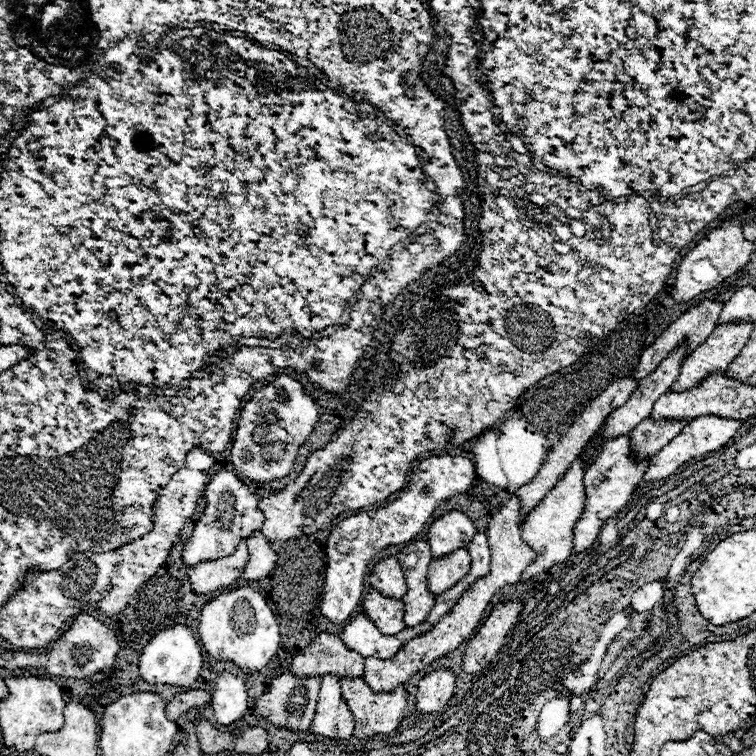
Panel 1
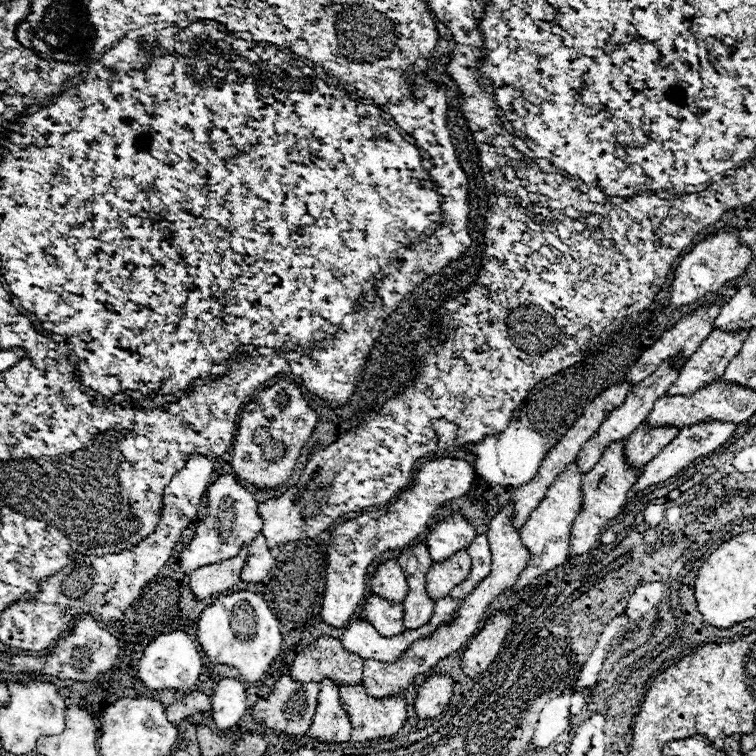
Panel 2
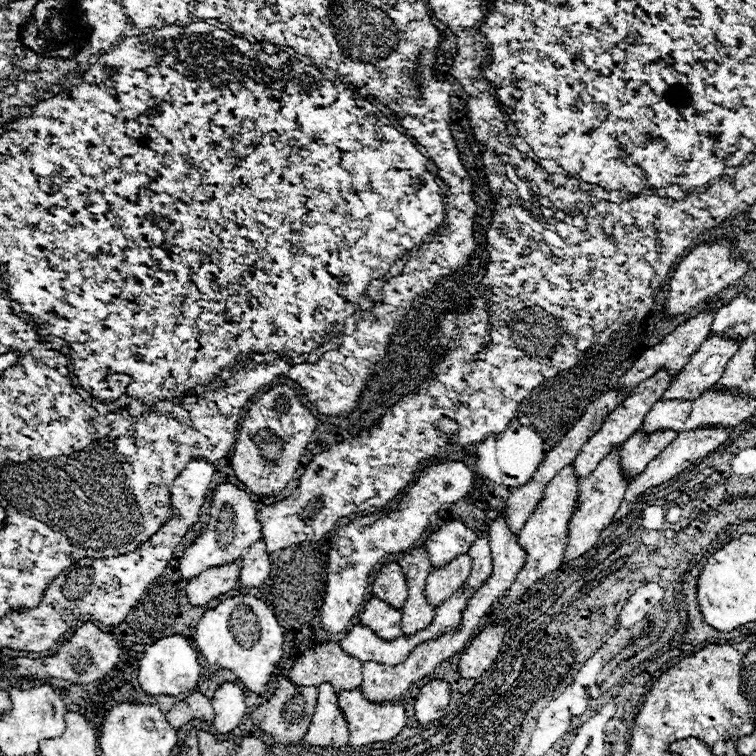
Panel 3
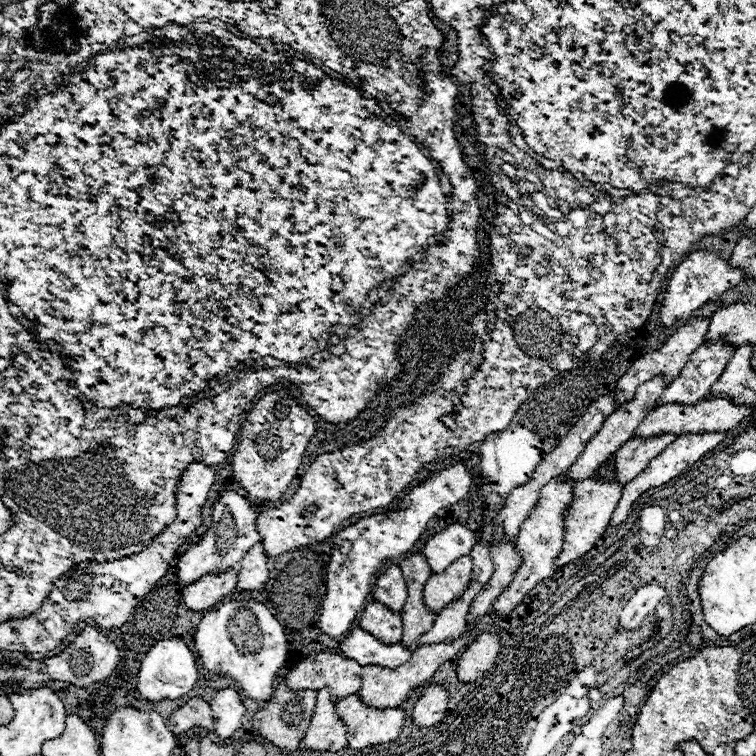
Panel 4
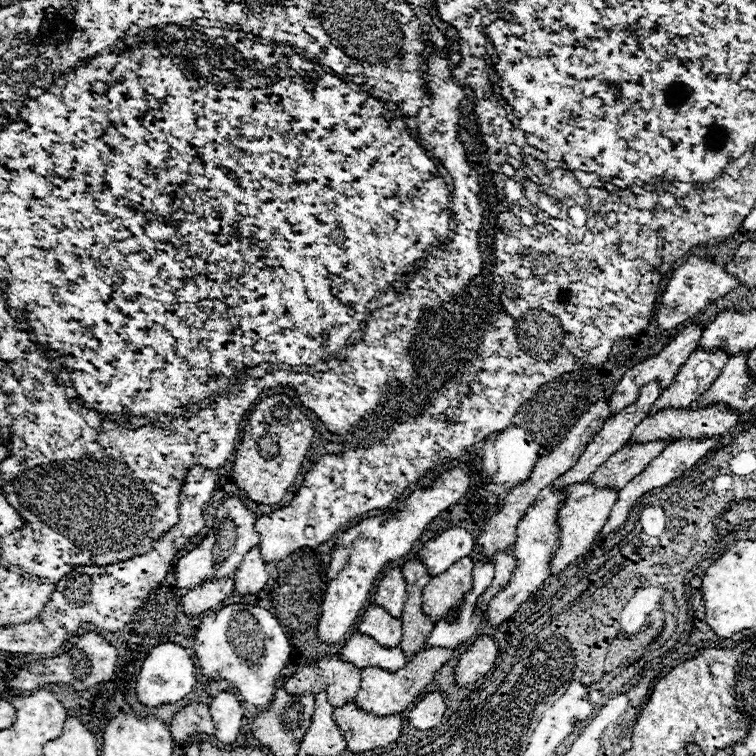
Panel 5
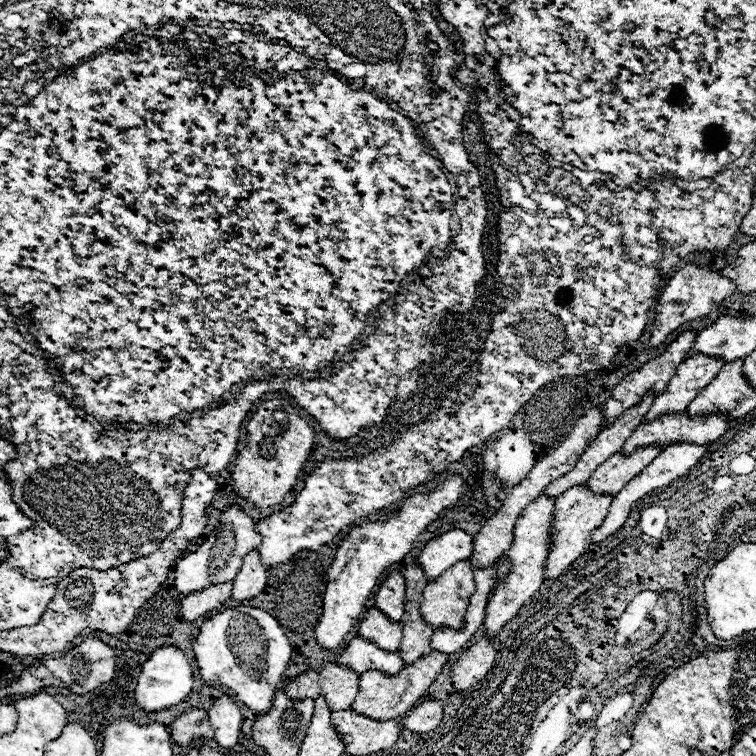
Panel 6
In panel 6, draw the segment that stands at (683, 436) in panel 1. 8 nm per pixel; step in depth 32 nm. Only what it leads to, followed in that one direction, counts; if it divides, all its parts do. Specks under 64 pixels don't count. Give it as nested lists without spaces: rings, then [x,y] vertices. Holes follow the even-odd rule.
[[[672,444],[670,448],[664,448],[664,450],[660,452],[660,456],[656,456],[638,476],[634,476],[634,480],[630,480],[630,482],[616,494],[614,504],[610,506],[610,510],[608,510],[608,514],[606,514],[606,520],[602,522],[602,526],[600,526],[598,530],[594,530],[592,542],[602,542],[602,540],[606,540],[610,534],[614,534],[616,530],[620,530],[620,528],[624,526],[624,522],[626,522],[630,510],[632,510],[632,504],[634,504],[638,498],[642,498],[644,494],[648,494],[648,492],[652,492],[652,490],[656,490],[656,488],[664,488],[664,486],[668,486],[672,480],[684,476],[694,464],[698,464],[698,460],[706,454],[708,446],[710,446],[710,444],[700,444],[700,446],[698,446],[698,444]]]

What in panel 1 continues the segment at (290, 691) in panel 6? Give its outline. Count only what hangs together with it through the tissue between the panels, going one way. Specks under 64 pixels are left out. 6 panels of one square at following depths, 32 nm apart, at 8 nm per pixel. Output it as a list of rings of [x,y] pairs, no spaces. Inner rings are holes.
[[[320,632],[294,660],[290,670],[296,676],[324,676],[328,672],[344,678],[344,676],[362,676],[364,658],[348,650],[338,634]]]

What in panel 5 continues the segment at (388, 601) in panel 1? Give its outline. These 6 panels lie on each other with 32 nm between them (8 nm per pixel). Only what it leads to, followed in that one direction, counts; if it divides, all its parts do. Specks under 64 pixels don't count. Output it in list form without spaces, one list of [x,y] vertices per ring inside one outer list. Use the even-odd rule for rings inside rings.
[[[378,604],[366,606],[358,628],[386,648],[398,646],[402,638],[402,620],[390,616],[384,608],[378,608]]]

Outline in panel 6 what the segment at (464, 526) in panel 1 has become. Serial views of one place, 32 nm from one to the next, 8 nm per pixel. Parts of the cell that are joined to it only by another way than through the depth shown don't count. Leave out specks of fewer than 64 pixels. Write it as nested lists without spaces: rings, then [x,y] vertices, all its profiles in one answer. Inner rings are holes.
[[[454,528],[426,542],[416,560],[424,568],[426,578],[434,580],[450,566],[454,566],[458,560],[464,560],[470,554],[472,554],[472,536],[460,528]]]

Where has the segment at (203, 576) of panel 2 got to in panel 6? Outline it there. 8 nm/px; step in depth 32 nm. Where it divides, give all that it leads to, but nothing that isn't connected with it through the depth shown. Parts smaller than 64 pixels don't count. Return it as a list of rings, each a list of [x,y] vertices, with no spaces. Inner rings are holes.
[[[232,582],[212,584],[210,588],[204,588],[202,592],[192,592],[180,602],[184,618],[196,620],[200,616],[206,616],[212,610],[220,610],[224,602],[230,598],[230,592],[232,592]]]

